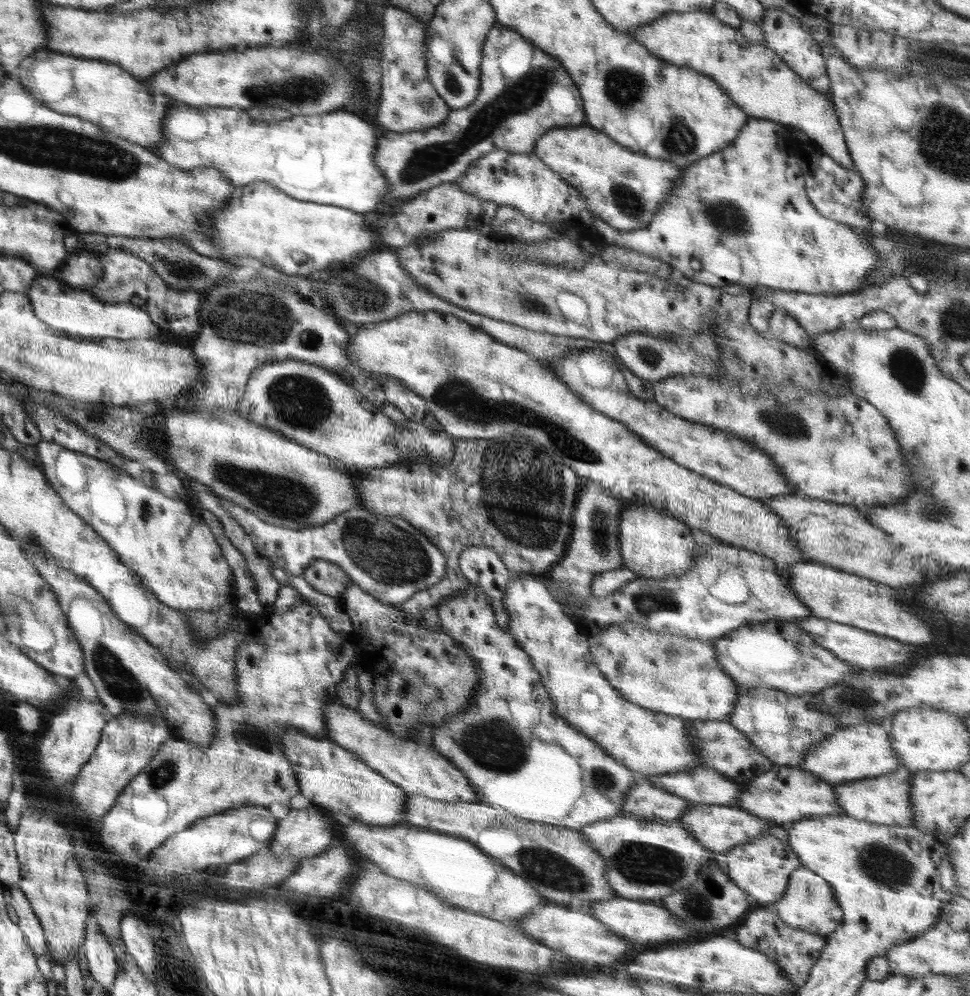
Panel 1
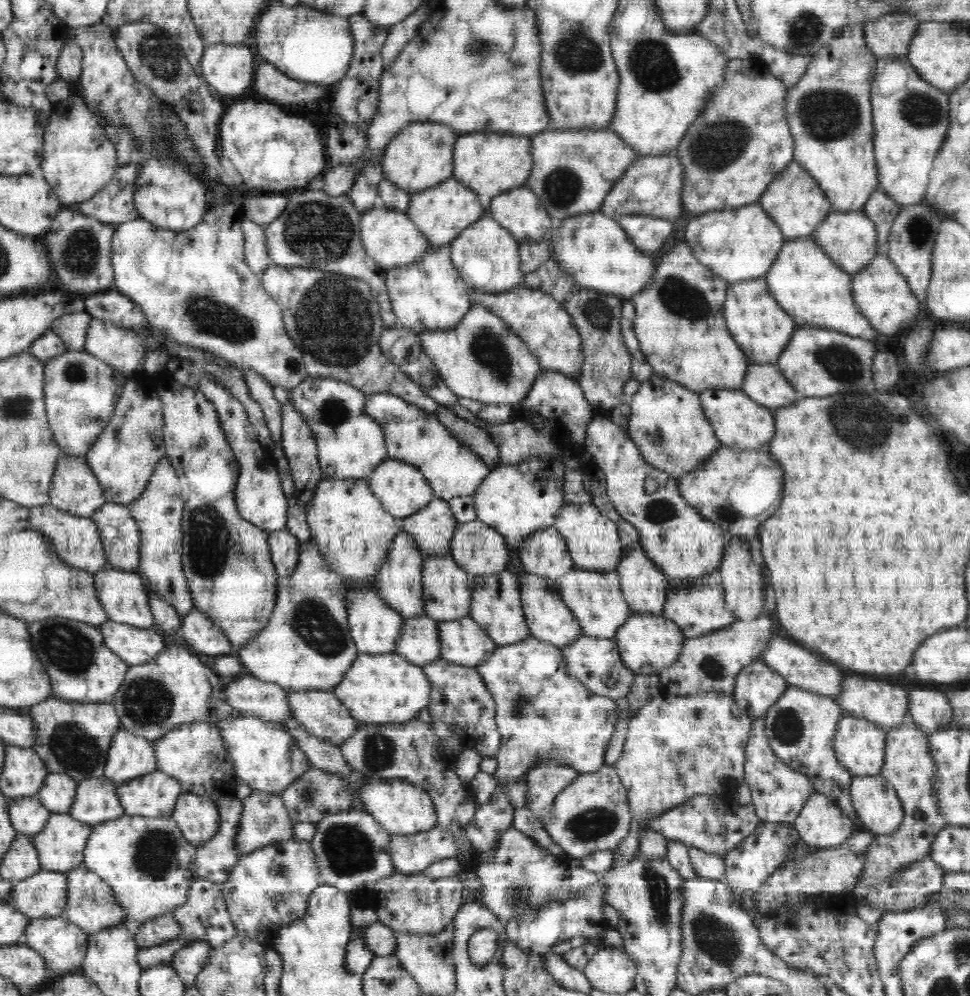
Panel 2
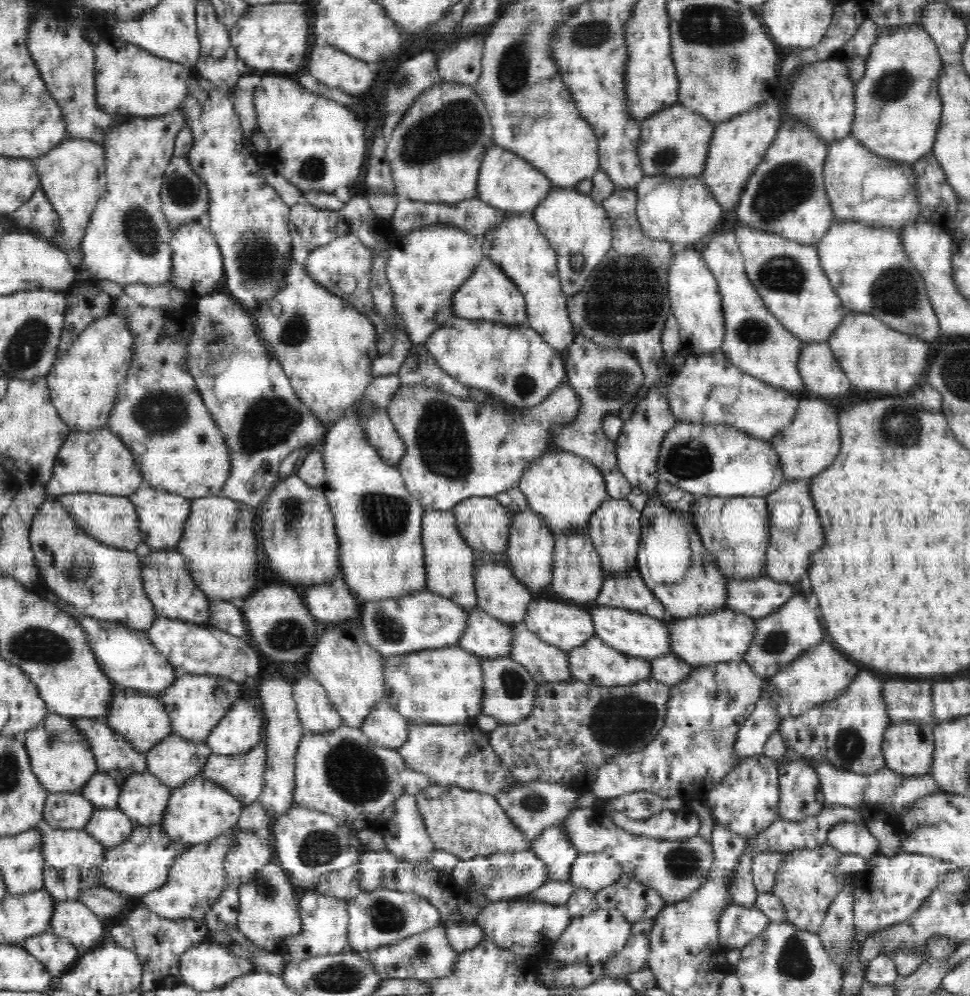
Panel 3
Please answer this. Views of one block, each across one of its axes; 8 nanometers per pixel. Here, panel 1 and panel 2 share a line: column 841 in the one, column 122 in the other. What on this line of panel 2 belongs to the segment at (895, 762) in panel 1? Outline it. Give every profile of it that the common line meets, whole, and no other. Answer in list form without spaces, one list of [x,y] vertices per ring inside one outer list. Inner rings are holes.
[[[120,729],[110,742],[103,776],[118,786],[156,771],[154,742]]]

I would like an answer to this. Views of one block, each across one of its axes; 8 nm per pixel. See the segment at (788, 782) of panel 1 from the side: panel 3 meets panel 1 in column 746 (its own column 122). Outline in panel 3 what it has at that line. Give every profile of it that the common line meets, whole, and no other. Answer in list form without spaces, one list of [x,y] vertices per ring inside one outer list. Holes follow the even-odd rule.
[[[146,770],[123,782],[117,808],[134,824],[160,824],[172,792],[172,789]]]

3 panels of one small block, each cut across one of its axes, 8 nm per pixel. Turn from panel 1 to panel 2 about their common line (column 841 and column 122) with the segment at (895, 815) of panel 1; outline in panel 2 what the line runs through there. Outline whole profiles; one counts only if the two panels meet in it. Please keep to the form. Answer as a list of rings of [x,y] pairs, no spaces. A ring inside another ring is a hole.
[[[156,770],[122,783],[117,794],[125,815],[171,819],[183,789],[174,776]]]

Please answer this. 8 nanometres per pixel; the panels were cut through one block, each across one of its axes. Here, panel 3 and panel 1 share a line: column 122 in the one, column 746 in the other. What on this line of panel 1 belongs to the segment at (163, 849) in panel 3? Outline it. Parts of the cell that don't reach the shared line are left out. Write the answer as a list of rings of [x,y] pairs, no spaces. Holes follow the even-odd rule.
[[[782,825],[780,830],[780,840],[770,833],[760,833],[756,840],[730,848],[723,856],[722,862],[727,870],[727,877],[740,890],[743,890],[752,901],[768,905],[783,897],[791,872],[801,866],[799,858],[790,849],[786,825]]]

